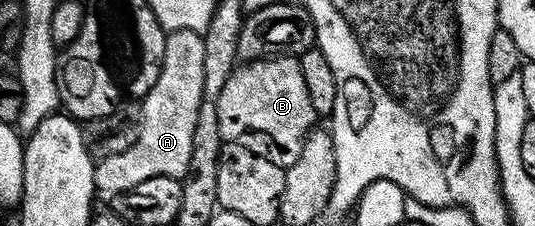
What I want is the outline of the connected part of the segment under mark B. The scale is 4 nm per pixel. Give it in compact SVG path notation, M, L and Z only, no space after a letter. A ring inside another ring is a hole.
M276 53L267 59L241 62L222 87L222 93L218 97L218 127L222 129L224 142L246 145L250 153L258 153L258 157L266 157L266 161L274 161L274 165L285 169L298 161L304 138L314 130L316 122L318 116L314 105L310 103L310 93L306 93L302 65L295 55Z

